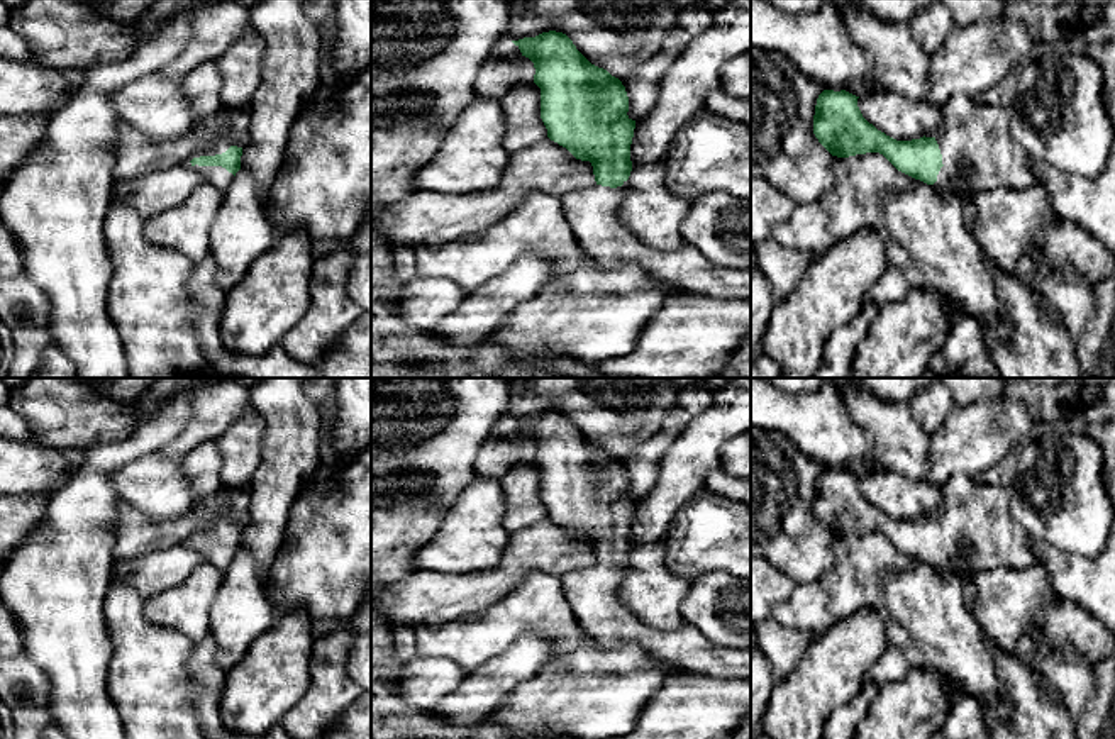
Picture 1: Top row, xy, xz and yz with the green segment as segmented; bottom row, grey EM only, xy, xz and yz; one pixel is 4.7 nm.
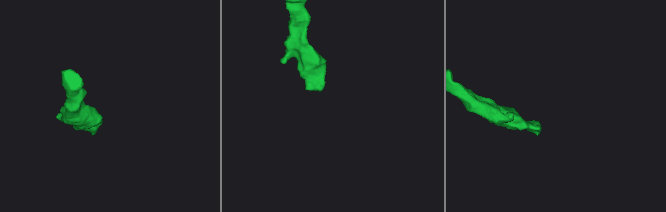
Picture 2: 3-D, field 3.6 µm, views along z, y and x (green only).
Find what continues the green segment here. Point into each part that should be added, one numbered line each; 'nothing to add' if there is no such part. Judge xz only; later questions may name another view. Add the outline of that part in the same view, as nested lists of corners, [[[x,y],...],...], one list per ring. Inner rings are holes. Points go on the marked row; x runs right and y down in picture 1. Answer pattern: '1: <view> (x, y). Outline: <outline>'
1: xz (592, 212). Outline: [[[593,185],[573,190],[561,197],[566,220],[581,249],[602,268],[637,264],[661,283],[673,285],[691,295],[705,295],[717,300],[751,300],[751,269],[724,268],[710,261],[702,251],[685,242],[676,251],[657,251],[641,242],[619,217],[624,188]]]

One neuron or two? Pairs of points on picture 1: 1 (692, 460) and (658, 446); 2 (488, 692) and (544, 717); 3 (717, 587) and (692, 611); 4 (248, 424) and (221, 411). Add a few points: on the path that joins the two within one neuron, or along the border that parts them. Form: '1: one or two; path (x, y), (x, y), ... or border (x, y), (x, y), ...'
1: two; border (692, 419), (663, 455), (656, 482), (651, 487)
2: two; border (534, 673), (510, 690), (482, 719)
3: one; path (710, 594), (698, 605)
4: two; border (253, 409), (244, 412), (214, 439)

